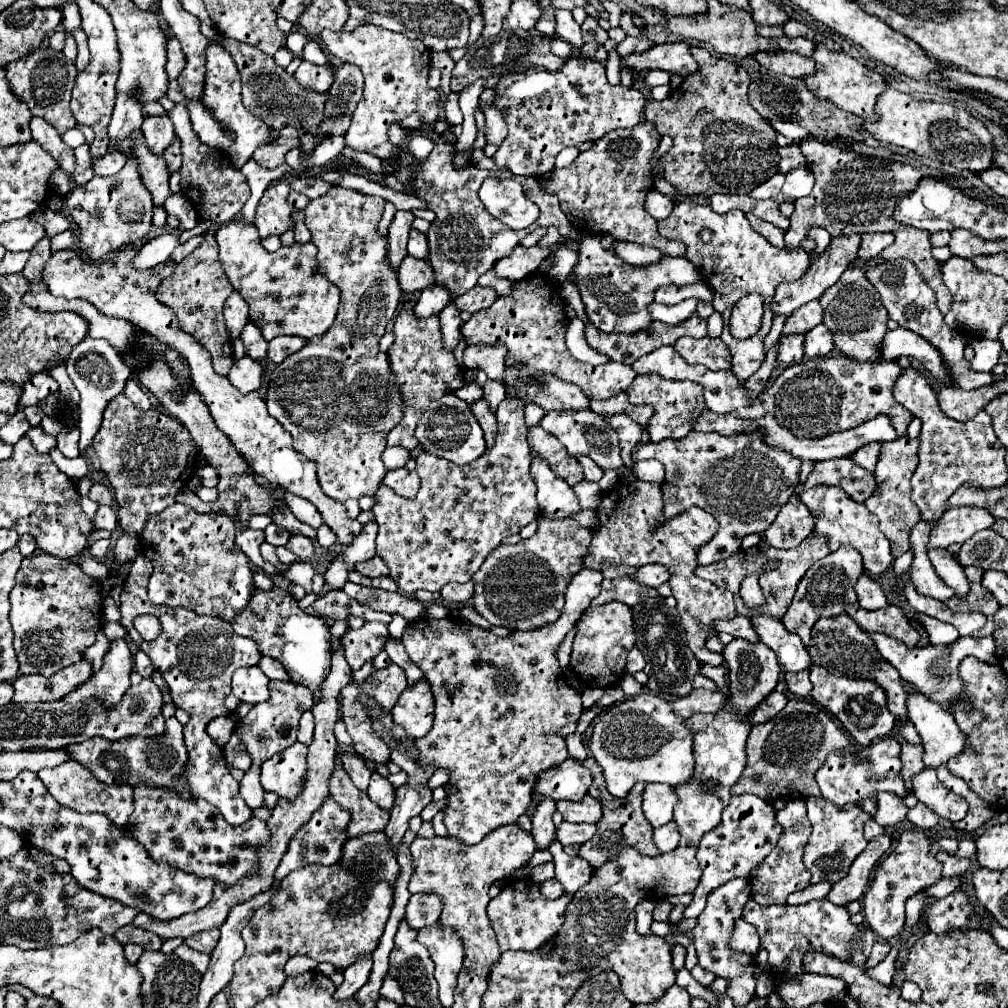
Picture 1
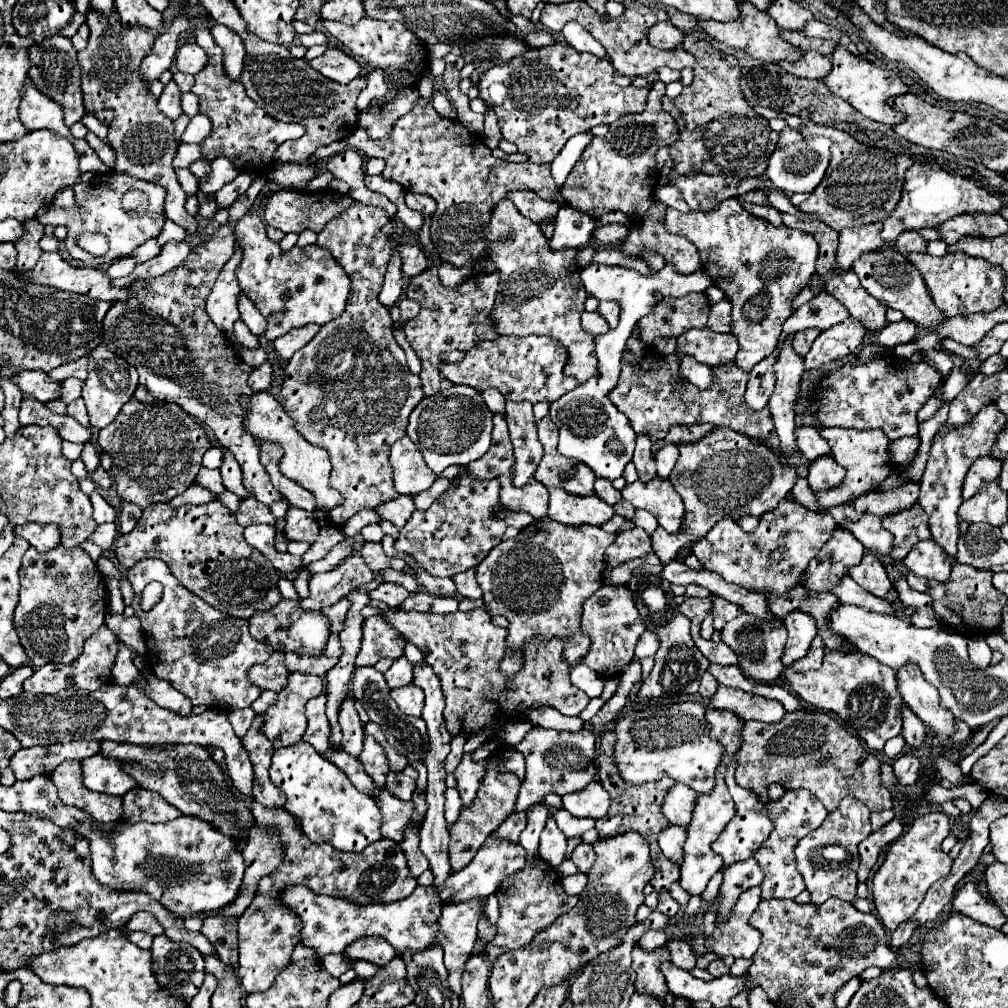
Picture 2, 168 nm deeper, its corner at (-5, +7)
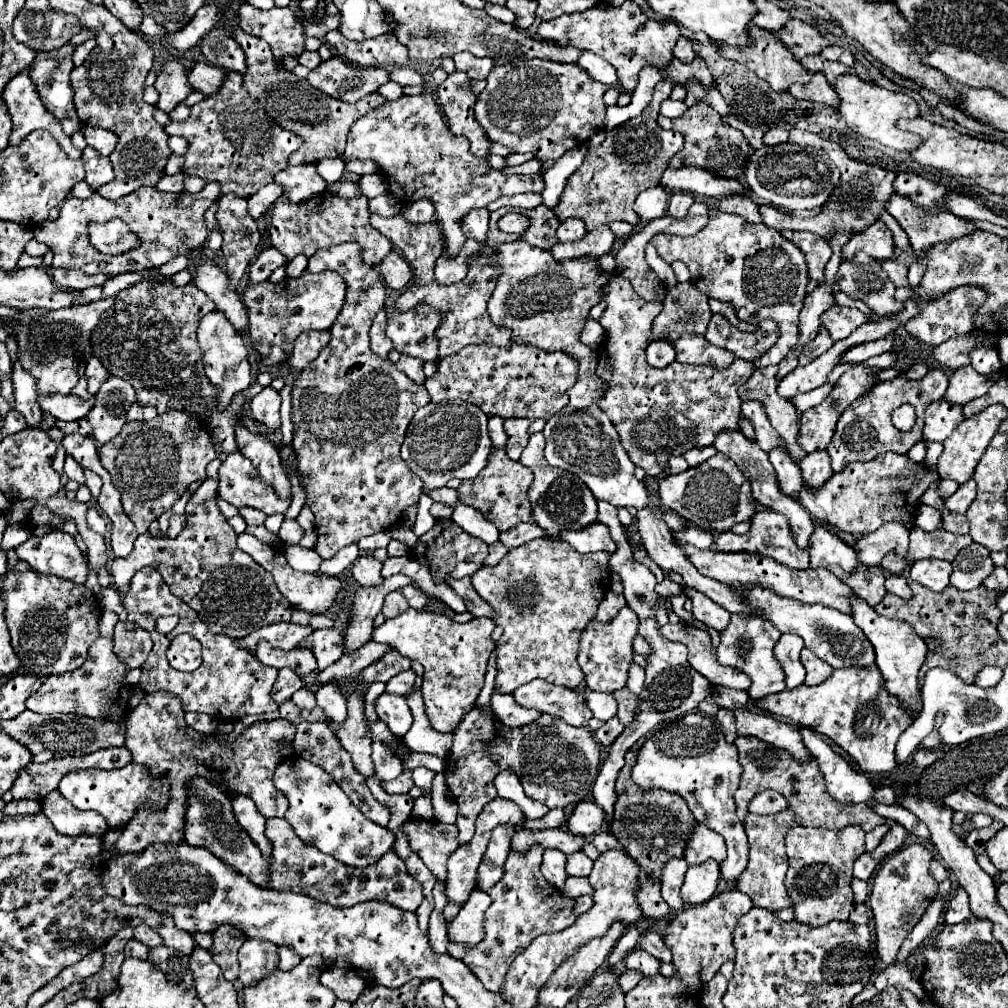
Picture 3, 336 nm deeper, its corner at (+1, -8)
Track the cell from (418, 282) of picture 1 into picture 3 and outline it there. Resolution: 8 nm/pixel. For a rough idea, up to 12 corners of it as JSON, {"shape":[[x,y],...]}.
{"shape":[[396,251],[384,257],[384,283],[396,291],[406,289],[412,271]]}

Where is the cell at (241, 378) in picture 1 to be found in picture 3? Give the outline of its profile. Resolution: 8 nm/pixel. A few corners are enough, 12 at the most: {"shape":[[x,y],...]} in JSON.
{"shape":[[264,387],[250,403],[252,417],[280,429],[282,397]]}

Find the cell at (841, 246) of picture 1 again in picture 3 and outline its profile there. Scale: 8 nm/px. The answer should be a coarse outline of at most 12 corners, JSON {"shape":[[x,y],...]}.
{"shape":[[876,221],[856,233],[842,257],[858,251],[884,261],[894,255],[890,229]]}

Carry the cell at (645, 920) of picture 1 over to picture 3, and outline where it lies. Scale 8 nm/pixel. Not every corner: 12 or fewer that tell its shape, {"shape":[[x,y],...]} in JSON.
{"shape":[[630,969],[618,979],[620,991],[628,993],[642,979],[640,971]]}

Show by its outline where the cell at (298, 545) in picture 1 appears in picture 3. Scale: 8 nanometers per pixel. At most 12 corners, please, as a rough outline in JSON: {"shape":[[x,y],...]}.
{"shape":[[284,519],[278,537],[288,545],[300,543],[304,529],[296,519]]}

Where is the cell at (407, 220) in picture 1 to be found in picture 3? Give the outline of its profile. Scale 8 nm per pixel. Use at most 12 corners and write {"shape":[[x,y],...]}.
{"shape":[[386,309],[372,323],[370,347],[388,359],[392,341],[386,337]]}

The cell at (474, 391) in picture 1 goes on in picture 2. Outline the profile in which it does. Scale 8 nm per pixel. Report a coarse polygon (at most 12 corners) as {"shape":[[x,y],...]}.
{"shape":[[486,388],[482,400],[492,412],[504,412],[504,396]]}

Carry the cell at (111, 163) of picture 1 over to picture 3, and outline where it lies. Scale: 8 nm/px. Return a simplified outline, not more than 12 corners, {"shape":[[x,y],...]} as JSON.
{"shape":[[94,147],[82,151],[86,183],[98,191],[114,179],[112,163]]}

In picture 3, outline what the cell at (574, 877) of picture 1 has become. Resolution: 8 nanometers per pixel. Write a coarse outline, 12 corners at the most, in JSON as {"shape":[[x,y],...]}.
{"shape":[[582,851],[568,855],[566,873],[588,877],[594,861]]}

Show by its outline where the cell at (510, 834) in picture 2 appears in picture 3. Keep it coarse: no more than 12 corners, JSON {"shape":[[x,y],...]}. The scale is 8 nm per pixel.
{"shape":[[550,809],[544,819],[526,821],[526,829],[554,829],[564,823],[564,809]]}

